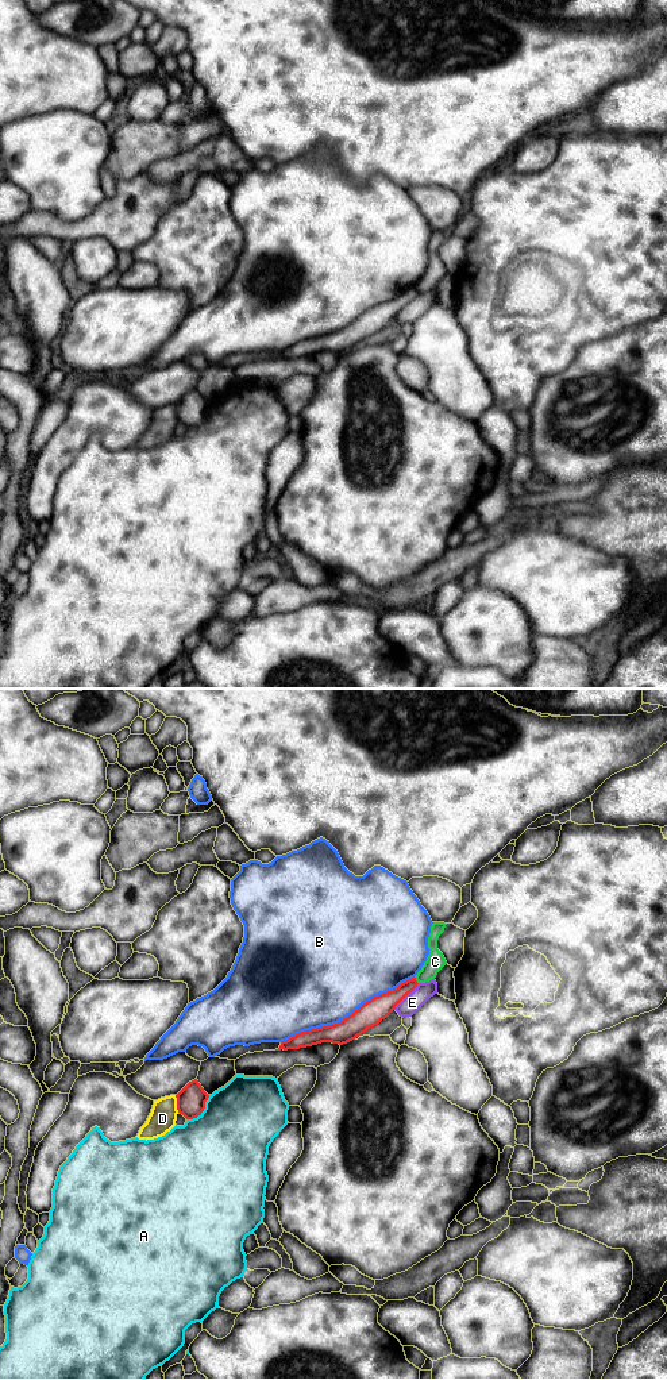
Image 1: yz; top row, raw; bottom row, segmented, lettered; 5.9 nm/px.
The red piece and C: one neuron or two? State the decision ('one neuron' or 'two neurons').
two neurons

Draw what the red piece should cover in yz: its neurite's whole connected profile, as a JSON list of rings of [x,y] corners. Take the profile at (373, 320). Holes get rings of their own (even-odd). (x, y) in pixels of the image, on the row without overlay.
[[[412,286],[393,300],[371,307],[340,331],[301,340],[282,350],[275,359],[300,358],[321,351],[347,352],[385,328],[417,293],[416,286]]]

